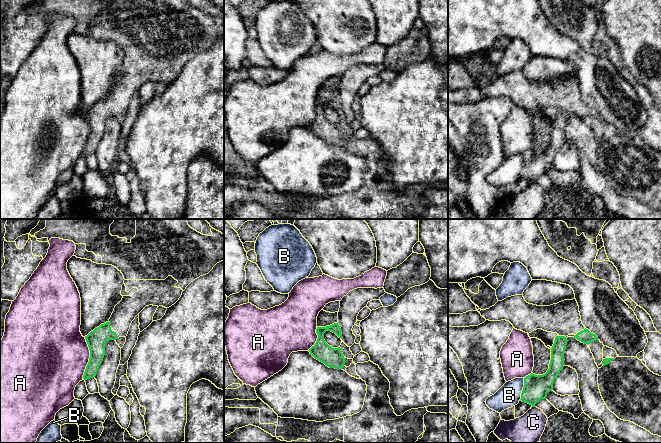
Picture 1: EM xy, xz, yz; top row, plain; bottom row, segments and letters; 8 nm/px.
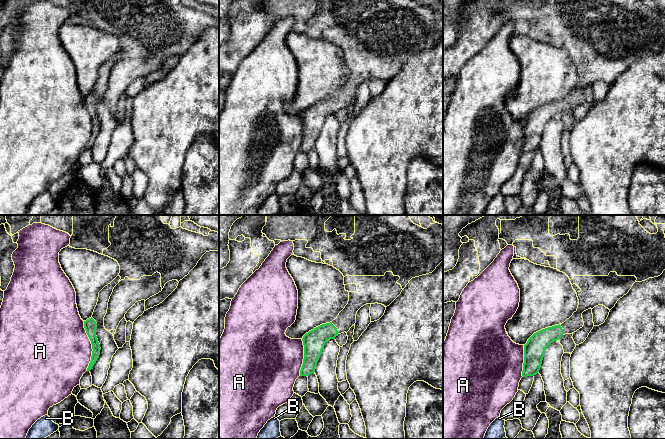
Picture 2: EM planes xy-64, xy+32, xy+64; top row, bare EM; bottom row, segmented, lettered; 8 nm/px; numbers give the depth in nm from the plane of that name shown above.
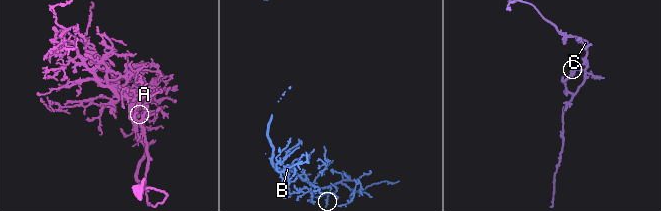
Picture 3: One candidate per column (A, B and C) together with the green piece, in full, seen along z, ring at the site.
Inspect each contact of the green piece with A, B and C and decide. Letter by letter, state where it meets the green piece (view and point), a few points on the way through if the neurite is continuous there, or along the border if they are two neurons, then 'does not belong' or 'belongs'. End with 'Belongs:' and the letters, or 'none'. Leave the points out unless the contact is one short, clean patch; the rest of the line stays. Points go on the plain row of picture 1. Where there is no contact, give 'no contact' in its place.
A: xy (89, 134) | does not belong
B: yz (523, 165) | does not belong
C: yz (532, 182) | along yz (534, 182), (531, 184) | does not belong
Belongs: none

